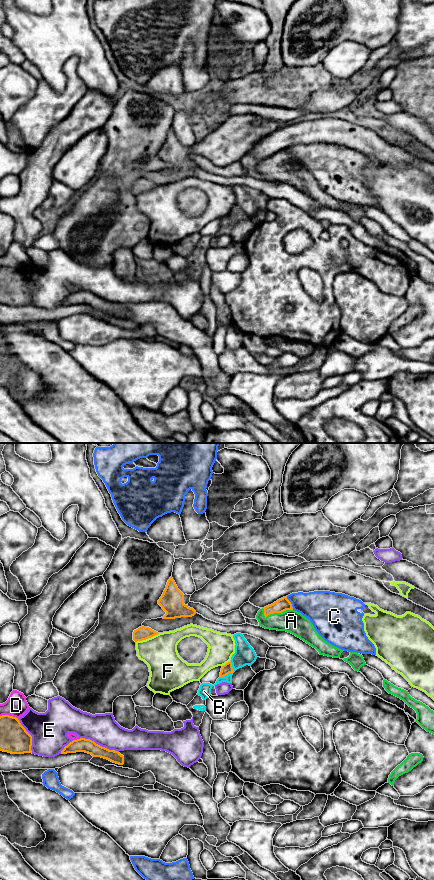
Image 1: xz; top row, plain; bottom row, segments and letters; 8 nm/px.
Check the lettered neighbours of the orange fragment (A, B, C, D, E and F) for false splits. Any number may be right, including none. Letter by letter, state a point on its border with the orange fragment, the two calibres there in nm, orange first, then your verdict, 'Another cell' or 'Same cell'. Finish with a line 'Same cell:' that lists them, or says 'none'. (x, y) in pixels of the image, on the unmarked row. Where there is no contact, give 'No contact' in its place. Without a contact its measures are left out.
A: Touches orange at xz (275, 164). Thickness 110 nm (orange) against 190 nm. Same cell
B: Touches orange at xz (226, 226). Thickness 80 nm (orange) against 100 nm. Another cell
C: Touches orange at xz (290, 155). Thickness 110 nm (orange) against 280 nm. Another cell
D: Touches orange at xz (8, 267). Thickness 240 nm (orange) against 170 nm. Another cell
E: Touches orange at xz (30, 287). Thickness 240 nm (orange) against 300 nm. Another cell
F: Touches orange at xz (147, 190). Thickness 110 nm (orange) against 280 nm. Another cell
Same cell: A

